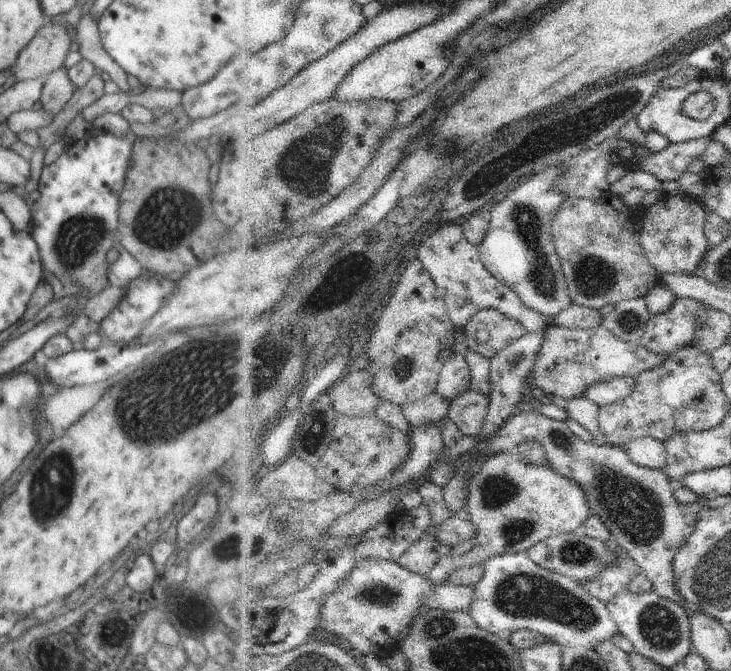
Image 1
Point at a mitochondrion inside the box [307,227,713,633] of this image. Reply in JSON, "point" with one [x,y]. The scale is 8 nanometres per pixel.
{"point":[630,505]}

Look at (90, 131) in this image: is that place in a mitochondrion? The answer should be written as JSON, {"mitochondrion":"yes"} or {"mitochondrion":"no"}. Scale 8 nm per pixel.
{"mitochondrion":"no"}

